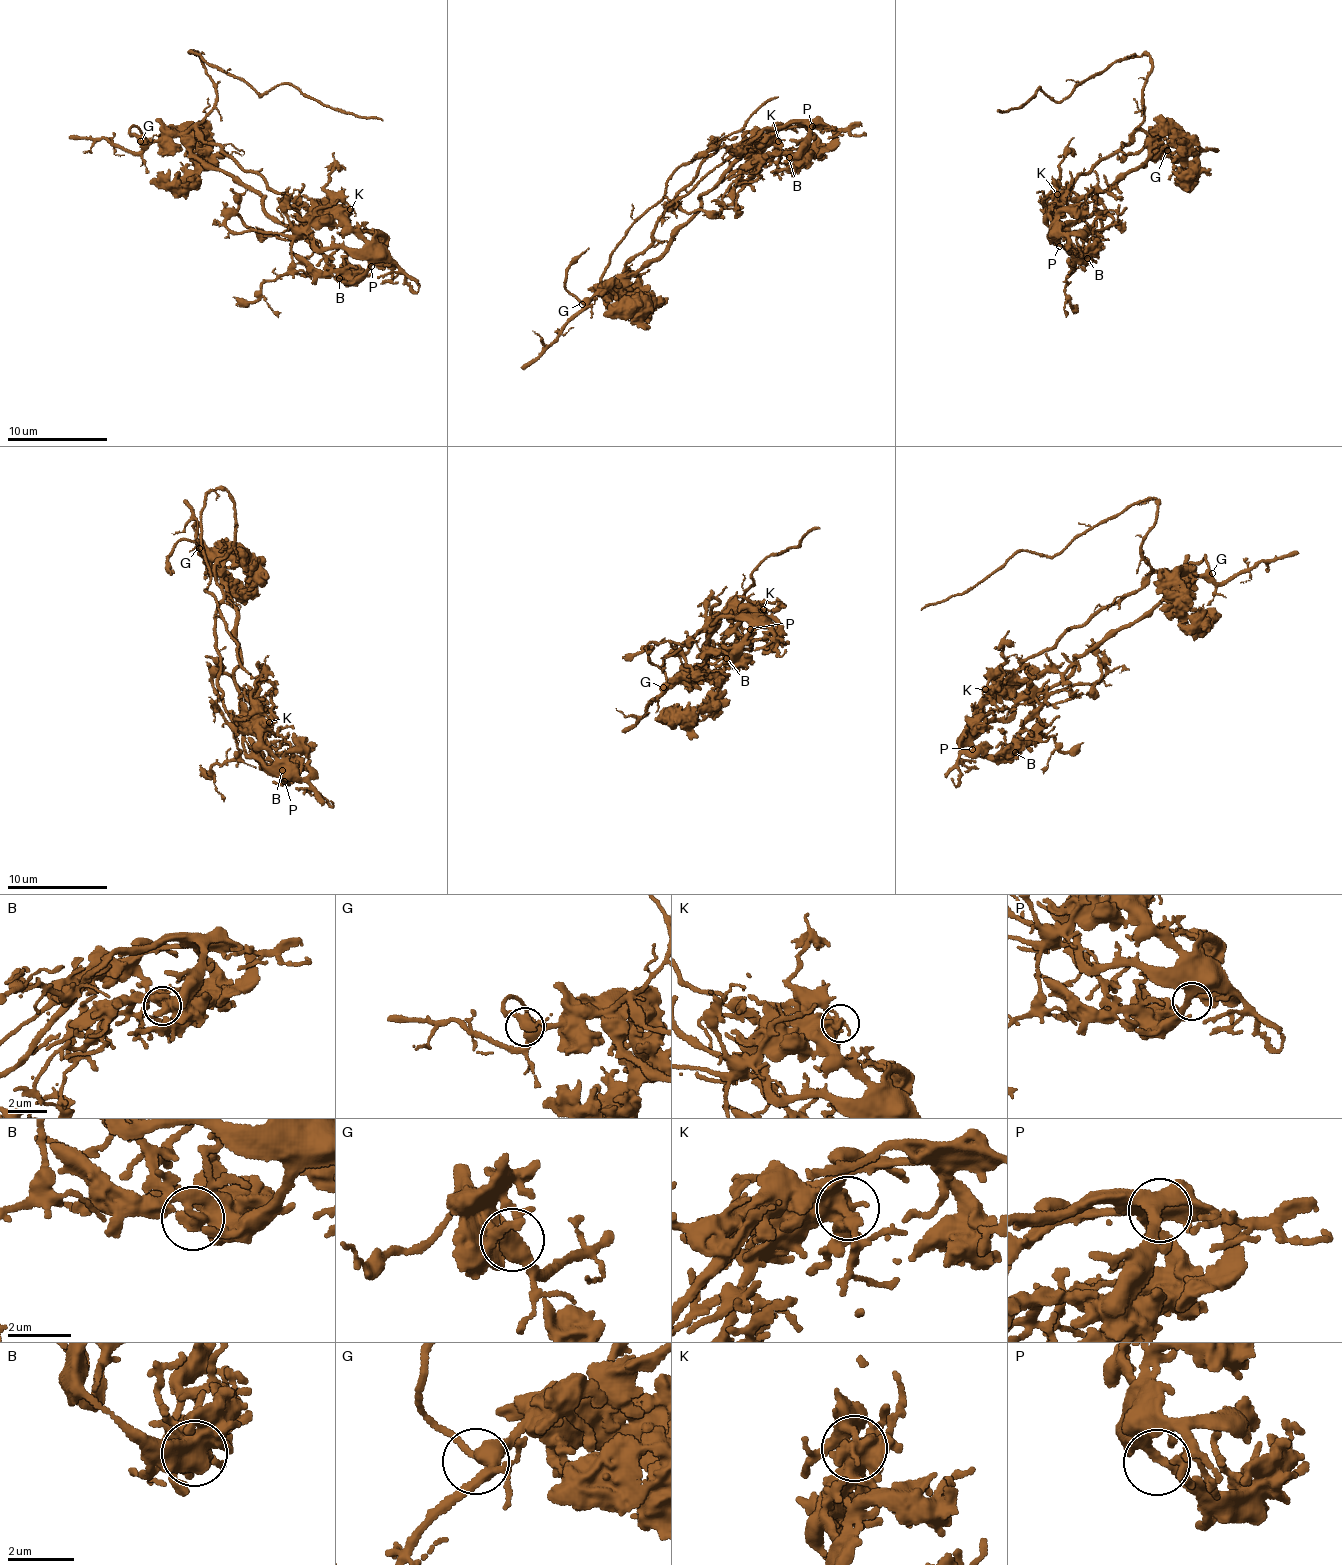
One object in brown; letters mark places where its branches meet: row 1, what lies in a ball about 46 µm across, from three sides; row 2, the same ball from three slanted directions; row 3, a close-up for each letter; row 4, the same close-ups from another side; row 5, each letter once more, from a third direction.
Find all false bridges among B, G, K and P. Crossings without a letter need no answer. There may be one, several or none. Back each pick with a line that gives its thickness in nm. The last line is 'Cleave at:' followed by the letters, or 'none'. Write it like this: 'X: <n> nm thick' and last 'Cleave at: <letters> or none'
K: 440 nm thick
Cleave at: K

